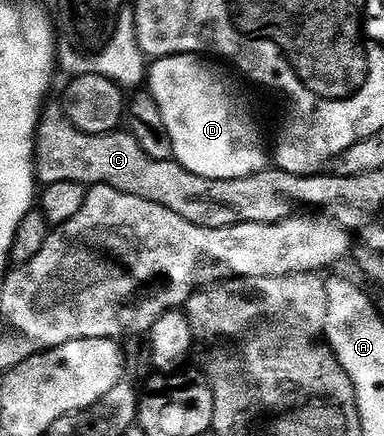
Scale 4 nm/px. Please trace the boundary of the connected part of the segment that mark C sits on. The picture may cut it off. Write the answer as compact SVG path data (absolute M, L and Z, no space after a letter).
M57 102L48 103L40 115L35 138L35 173L36 179L45 186L57 182L75 182L84 186L105 185L117 188L127 195L141 196L142 199L161 204L162 207L177 212L189 221L193 214L223 214L223 210L231 210L231 194L227 194L227 190L235 186L235 180L219 180L219 186L223 186L223 190L219 190L219 194L207 194L207 190L215 190L215 180L212 178L197 176L174 159L153 160L152 157L145 155L130 131L116 130L101 135L85 133L71 123L62 105Z

